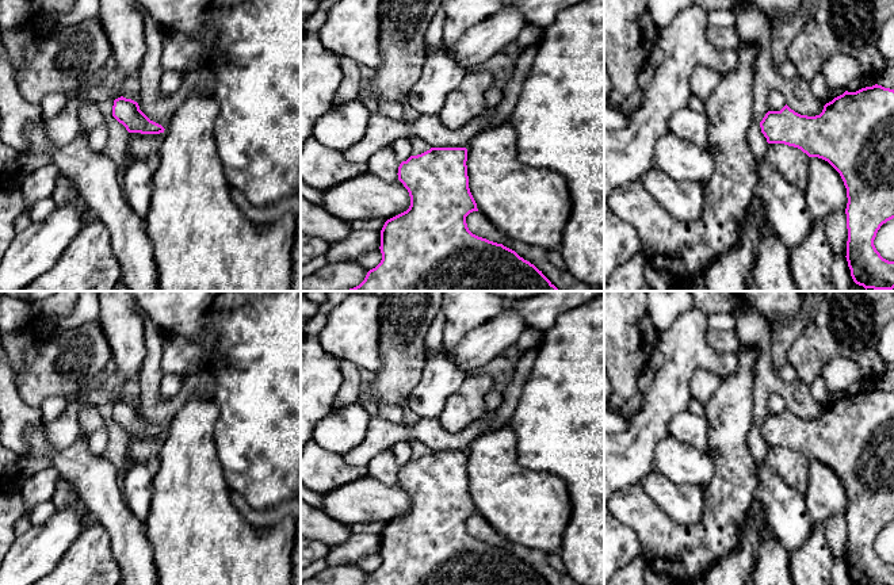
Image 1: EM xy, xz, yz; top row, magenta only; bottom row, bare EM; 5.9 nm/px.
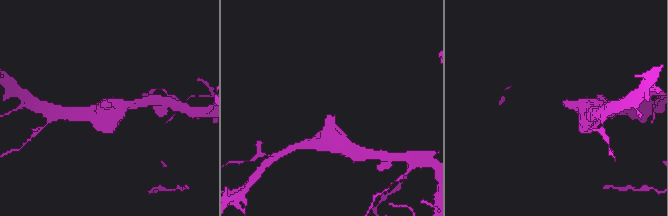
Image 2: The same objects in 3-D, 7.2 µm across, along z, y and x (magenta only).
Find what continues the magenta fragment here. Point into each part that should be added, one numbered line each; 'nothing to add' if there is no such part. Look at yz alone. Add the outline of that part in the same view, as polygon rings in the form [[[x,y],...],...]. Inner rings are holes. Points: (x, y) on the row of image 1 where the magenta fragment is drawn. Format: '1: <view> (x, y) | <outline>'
nothing to add

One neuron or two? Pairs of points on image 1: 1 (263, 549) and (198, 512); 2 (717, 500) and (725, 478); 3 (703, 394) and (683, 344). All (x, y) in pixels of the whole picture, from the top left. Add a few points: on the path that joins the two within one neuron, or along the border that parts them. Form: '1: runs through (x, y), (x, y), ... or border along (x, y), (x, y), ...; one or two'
1: runs through (247, 549), (235, 549), (214, 528); one
2: runs through (722, 494), (725, 484); one
3: border along (722, 379), (698, 369), (690, 379), (690, 398); two

